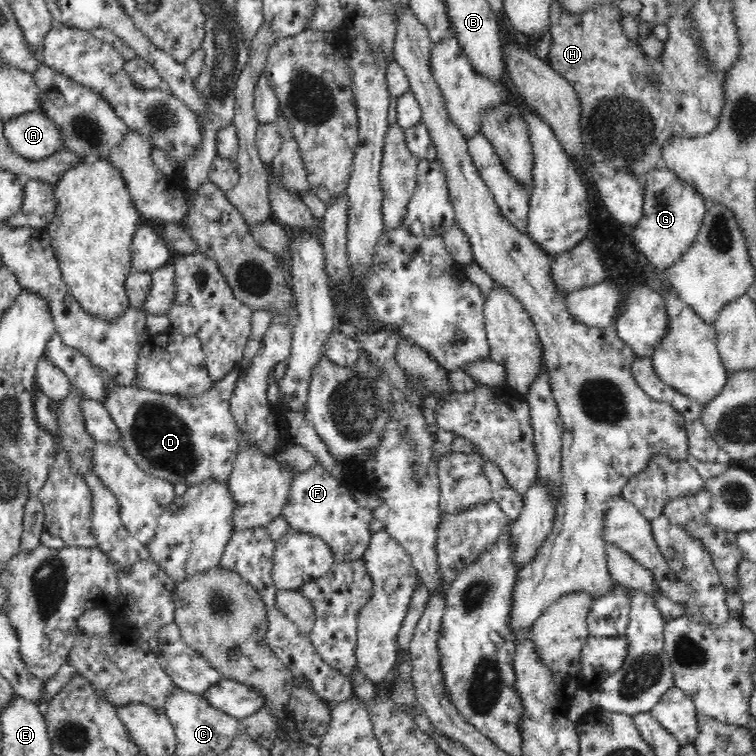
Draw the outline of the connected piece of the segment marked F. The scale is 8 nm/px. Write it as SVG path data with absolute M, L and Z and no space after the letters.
M320 463L295 477L290 500L281 510L289 528L321 538L330 547L336 563L363 558L370 537L374 534L368 529L374 523L374 518L371 510L359 507L353 500L350 488L352 479L333 477Z

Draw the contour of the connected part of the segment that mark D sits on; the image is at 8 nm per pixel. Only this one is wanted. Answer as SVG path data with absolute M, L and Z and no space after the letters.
M236 368L204 395L187 398L151 392L134 385L116 386L103 405L118 428L122 448L148 474L186 487L207 481L229 483L239 452L239 429L230 413L229 401L240 377L241 369Z

